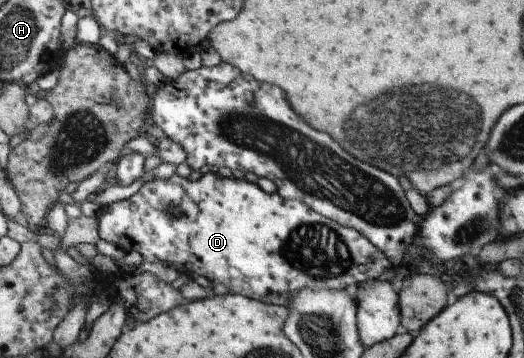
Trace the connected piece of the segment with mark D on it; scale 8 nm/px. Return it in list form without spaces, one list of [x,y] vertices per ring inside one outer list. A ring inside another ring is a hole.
[[[204,172],[204,175],[197,181],[183,179],[181,175],[174,175],[168,179],[145,179],[142,188],[127,200],[119,201],[108,205],[105,212],[99,214],[99,234],[100,237],[111,243],[115,243],[123,251],[138,252],[144,260],[149,262],[167,264],[176,269],[180,274],[195,278],[202,276],[207,278],[213,284],[213,293],[215,296],[225,296],[228,294],[240,294],[257,301],[263,301],[265,304],[283,303],[284,306],[291,305],[291,295],[309,287],[309,289],[348,289],[357,287],[363,282],[382,279],[388,272],[391,272],[393,263],[389,260],[387,254],[380,251],[365,235],[361,235],[357,229],[344,227],[337,221],[327,218],[322,214],[316,213],[303,201],[287,200],[280,194],[265,193],[257,183],[245,181],[239,174],[230,177],[221,177],[216,173]]]

